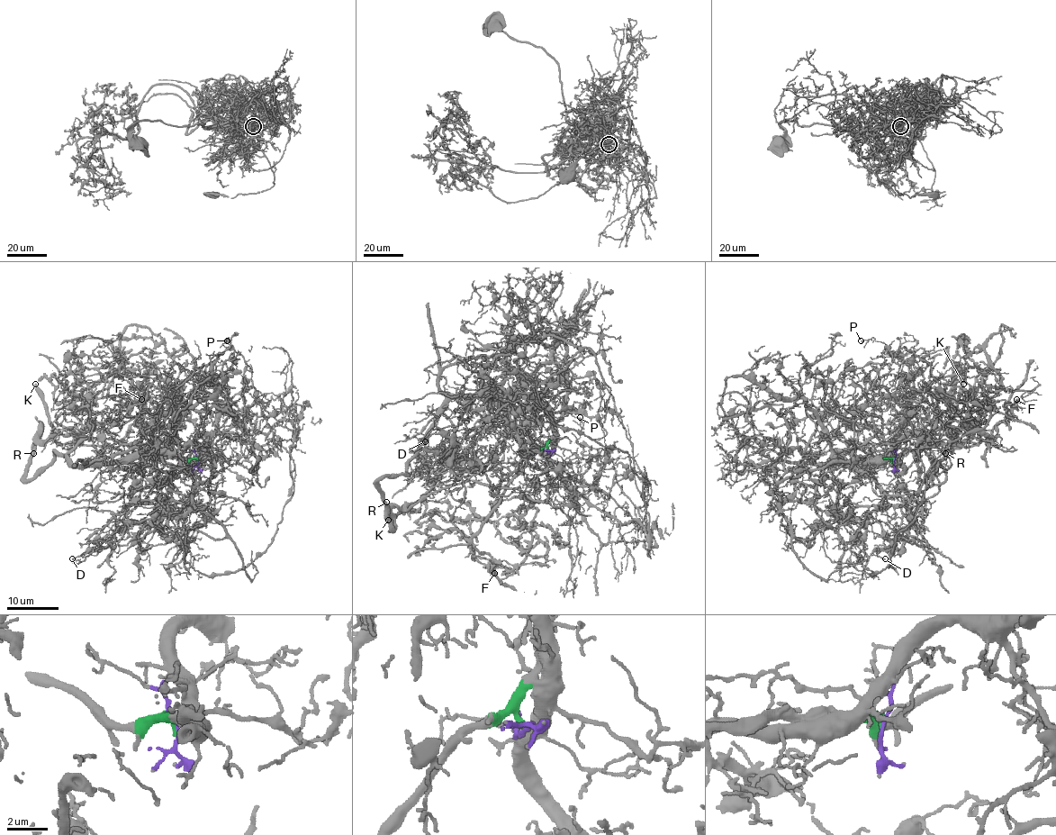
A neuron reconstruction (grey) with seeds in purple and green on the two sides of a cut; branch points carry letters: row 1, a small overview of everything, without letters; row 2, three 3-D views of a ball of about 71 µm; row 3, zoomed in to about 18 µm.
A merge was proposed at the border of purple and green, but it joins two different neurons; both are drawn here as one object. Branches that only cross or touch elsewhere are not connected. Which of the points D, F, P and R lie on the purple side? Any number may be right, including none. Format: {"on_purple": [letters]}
{"on_purple": ["D", "P", "R"]}

